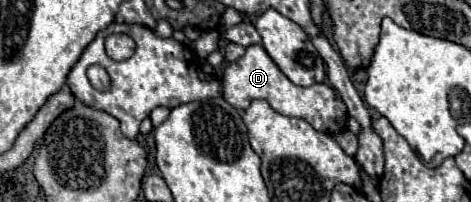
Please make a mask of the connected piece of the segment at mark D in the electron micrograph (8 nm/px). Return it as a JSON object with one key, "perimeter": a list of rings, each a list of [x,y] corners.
{"perimeter":[[[261,45],[247,47],[241,59],[227,65],[223,73],[223,97],[227,103],[231,103],[237,109],[247,109],[251,101],[263,99],[277,113],[289,115],[289,117],[301,117],[309,121],[317,131],[323,131],[329,135],[347,131],[347,117],[349,117],[347,107],[343,105],[343,99],[335,93],[335,89],[331,89],[331,85],[327,83],[317,83],[311,87],[299,87],[291,83]]]}

